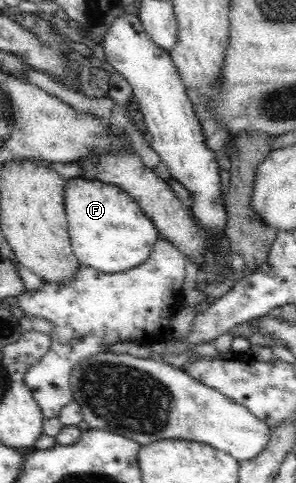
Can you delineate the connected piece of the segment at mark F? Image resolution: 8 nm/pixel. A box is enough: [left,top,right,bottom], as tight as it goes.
[63,177,159,273]

